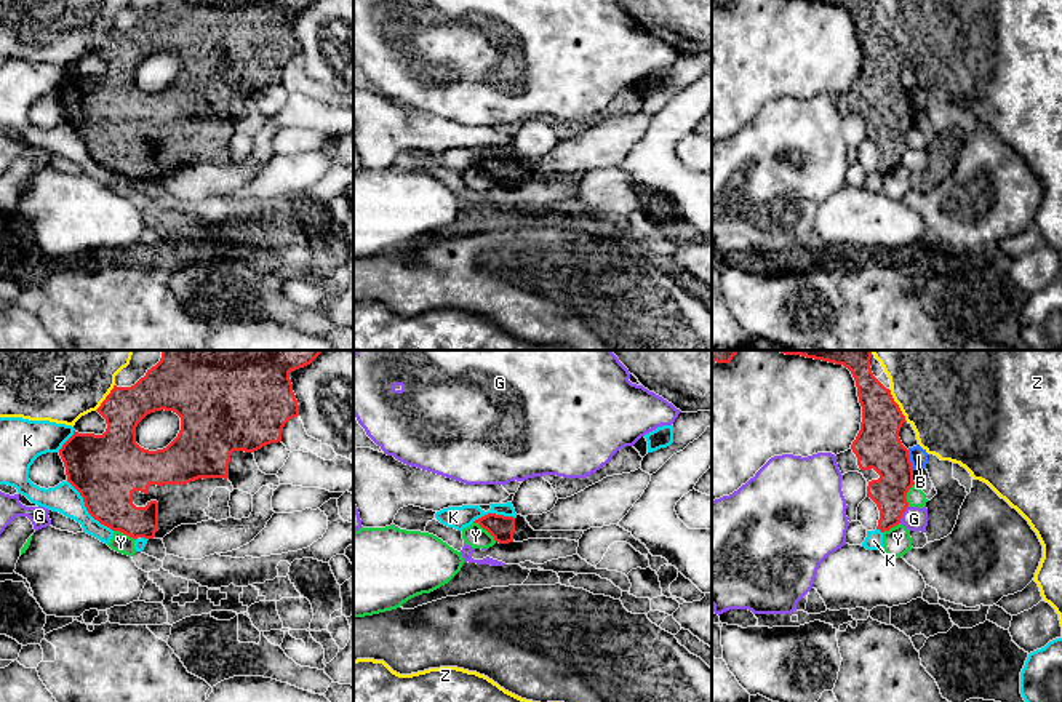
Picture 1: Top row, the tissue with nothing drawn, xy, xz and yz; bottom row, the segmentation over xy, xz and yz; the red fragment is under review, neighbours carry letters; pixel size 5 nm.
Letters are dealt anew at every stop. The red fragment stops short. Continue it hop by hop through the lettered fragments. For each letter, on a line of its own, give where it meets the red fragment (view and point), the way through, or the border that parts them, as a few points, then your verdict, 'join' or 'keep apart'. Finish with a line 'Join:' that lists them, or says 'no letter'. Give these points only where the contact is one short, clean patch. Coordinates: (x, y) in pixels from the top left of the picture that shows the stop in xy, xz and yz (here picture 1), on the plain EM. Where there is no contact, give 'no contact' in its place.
B: contact yz (909, 101); border yz (907, 91), (914, 111); keep apart
G: contact yz (902, 154); keep apart
K: contact xy (87, 151); keep apart
Y: contact xz (485, 170); keep apart
Z: contact yz (898, 47); keep apart
Join: no letter

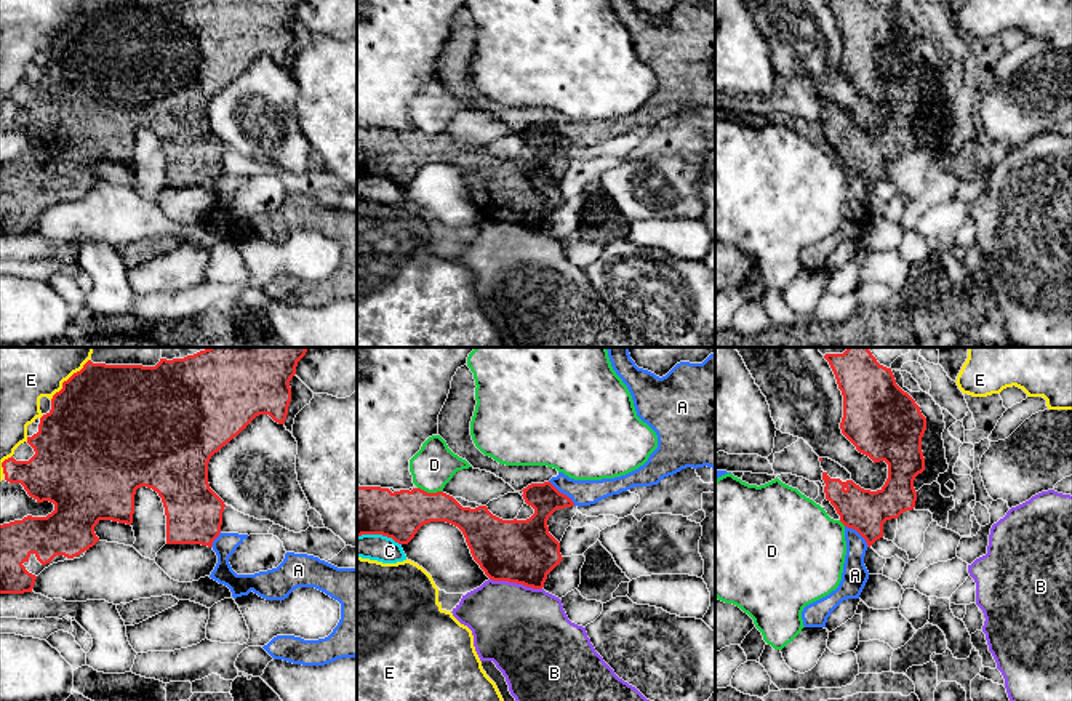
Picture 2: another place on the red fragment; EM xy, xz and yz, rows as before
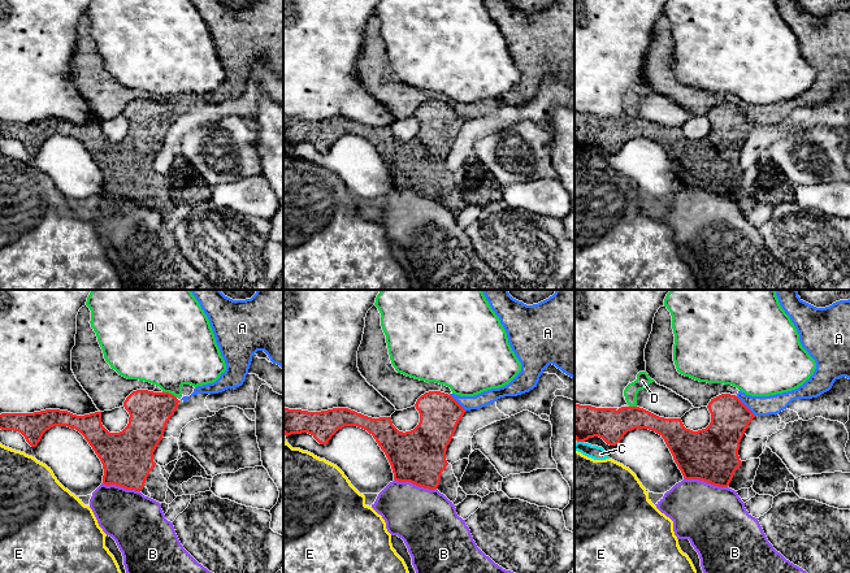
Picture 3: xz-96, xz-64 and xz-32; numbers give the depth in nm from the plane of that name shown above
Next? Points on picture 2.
A: contact xz (562, 135); border xz (549, 122), (575, 146); keep apart
B: contact xz (516, 223); border xz (490, 220), (541, 231); keep apart
C: contact xz (380, 175); border xz (357, 176), (386, 176), (400, 186); keep apart
D: contact xz (431, 135); keep apart
E: contact xy (69, 20); keep apart
Join: no letter

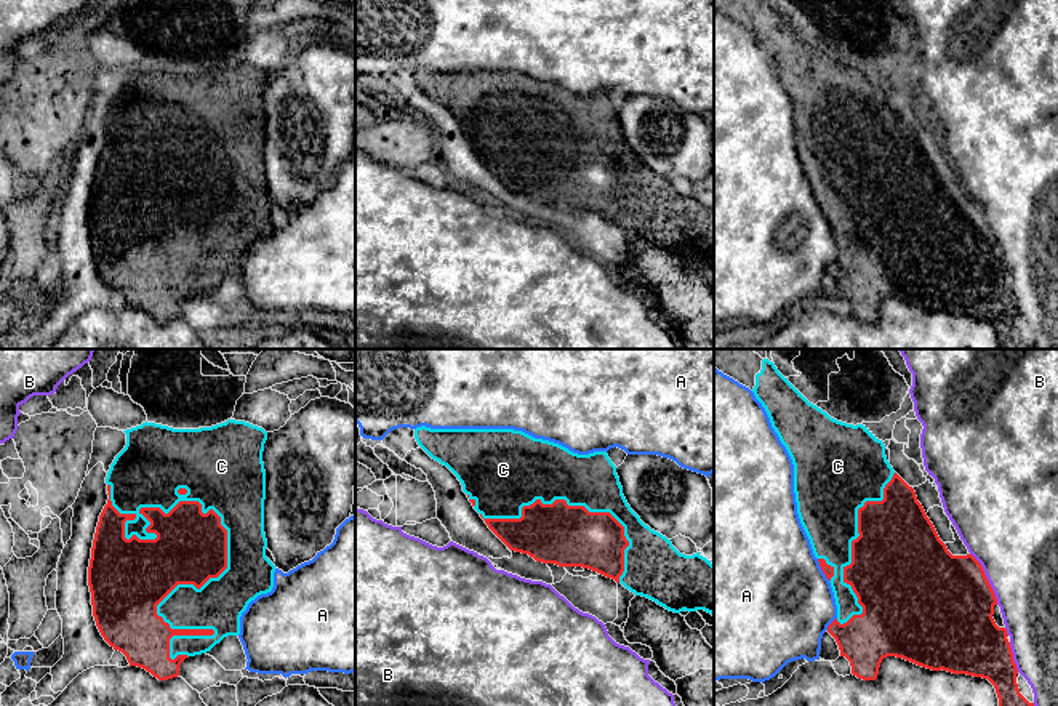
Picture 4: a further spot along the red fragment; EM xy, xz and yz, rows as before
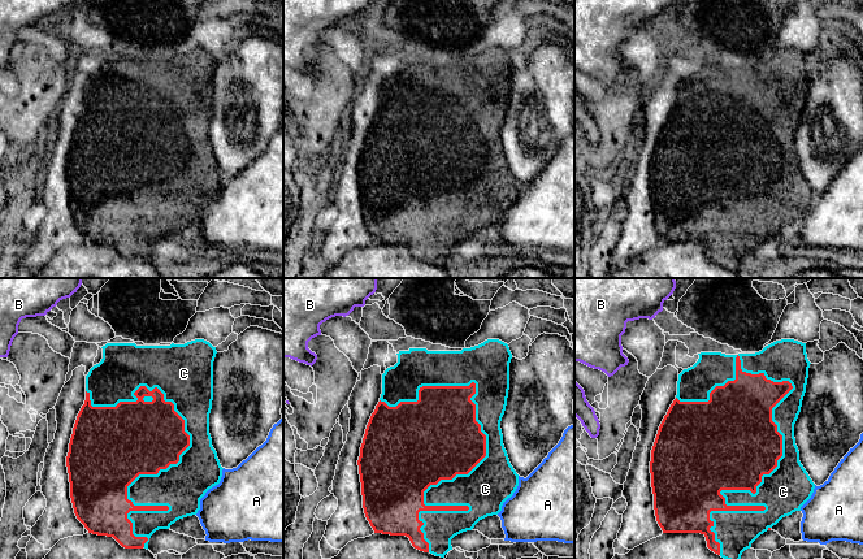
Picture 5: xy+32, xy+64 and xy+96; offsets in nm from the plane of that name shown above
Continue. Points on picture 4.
A: contact yz (821, 210); keep apart
B: contact yz (986, 220); keep apart
C: contact xy (212, 218); join
Join: C

